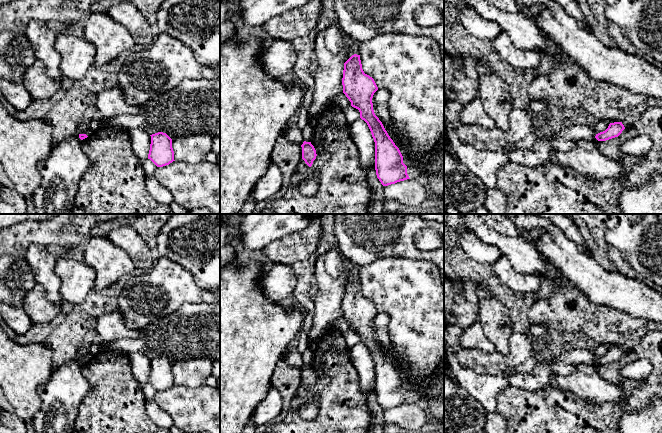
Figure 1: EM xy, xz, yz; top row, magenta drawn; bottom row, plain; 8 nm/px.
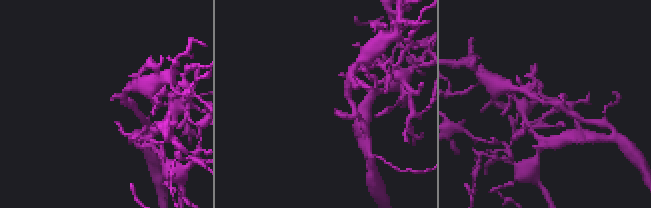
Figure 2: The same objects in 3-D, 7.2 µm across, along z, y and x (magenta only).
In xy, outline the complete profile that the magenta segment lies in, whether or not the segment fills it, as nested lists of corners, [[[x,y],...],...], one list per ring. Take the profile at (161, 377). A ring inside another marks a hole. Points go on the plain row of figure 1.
[[[158,356],[150,360],[151,368],[148,383],[157,391],[163,391],[175,385],[172,363],[163,356]]]

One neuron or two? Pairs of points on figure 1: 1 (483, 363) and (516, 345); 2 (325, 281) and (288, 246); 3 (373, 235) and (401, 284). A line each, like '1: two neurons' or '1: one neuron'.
1: one neuron
2: two neurons
3: two neurons

